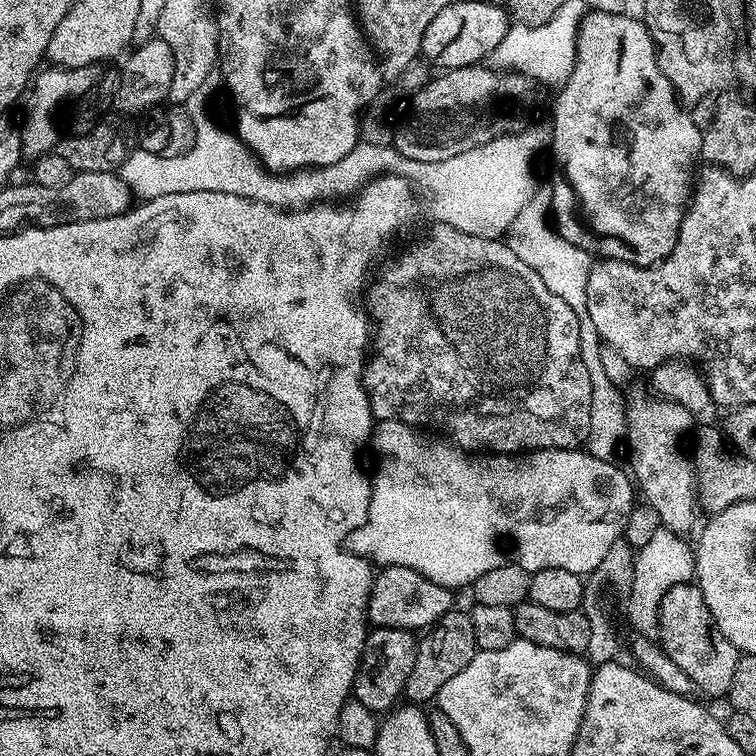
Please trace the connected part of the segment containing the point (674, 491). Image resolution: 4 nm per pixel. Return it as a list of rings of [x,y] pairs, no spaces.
[[[636,396],[627,401],[626,448],[628,446],[628,460],[632,463],[630,475],[639,495],[640,492],[644,495],[641,496],[643,503],[658,510],[661,525],[688,534],[692,527],[697,527],[696,469],[693,461],[684,457],[680,443],[684,440],[684,432],[693,431],[694,413],[667,398],[652,396]]]

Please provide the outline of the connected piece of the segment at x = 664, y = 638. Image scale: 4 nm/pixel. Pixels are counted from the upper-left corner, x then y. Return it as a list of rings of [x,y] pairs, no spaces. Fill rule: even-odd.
[[[695,583],[679,584],[666,590],[662,606],[658,606],[658,643],[670,662],[691,678],[699,691],[701,688],[708,696],[727,697],[730,682],[734,682],[738,653],[733,644],[726,642],[722,630],[718,630],[710,606],[706,606],[706,598],[702,598],[702,590]]]

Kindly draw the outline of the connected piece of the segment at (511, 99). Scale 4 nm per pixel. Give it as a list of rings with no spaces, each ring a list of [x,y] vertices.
[[[483,63],[471,64],[465,68],[449,68],[443,74],[436,74],[416,95],[411,97],[404,121],[394,128],[394,147],[401,156],[418,162],[442,162],[458,154],[466,154],[483,144],[489,144],[497,136],[515,134],[529,123],[528,111],[536,104],[541,89],[537,81],[522,72],[497,71]]]

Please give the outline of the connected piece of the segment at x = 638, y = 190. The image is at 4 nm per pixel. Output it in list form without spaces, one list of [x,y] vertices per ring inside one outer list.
[[[589,11],[580,22],[580,29],[576,35],[576,61],[572,67],[570,78],[559,89],[556,96],[556,105],[552,108],[552,124],[550,123],[550,152],[556,155],[576,200],[580,203],[580,212],[584,220],[606,239],[621,240],[624,244],[604,244],[600,248],[599,255],[614,260],[628,260],[632,264],[651,266],[668,257],[678,242],[680,227],[684,221],[684,213],[690,203],[690,197],[694,191],[694,177],[698,172],[698,163],[701,159],[700,138],[702,129],[694,126],[690,114],[684,112],[676,91],[672,89],[672,83],[666,78],[666,74],[658,66],[656,61],[656,43],[652,41],[652,35],[643,19],[632,16],[623,16],[620,12],[592,12]]]

